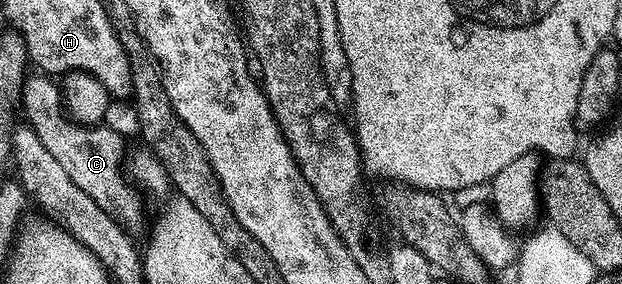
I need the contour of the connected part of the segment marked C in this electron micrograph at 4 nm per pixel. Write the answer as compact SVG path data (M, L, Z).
M26 75L25 84L22 86L19 108L21 112L25 111L24 123L35 130L39 142L43 142L43 146L47 146L51 158L55 158L55 162L59 162L59 166L63 166L67 178L71 178L71 182L75 182L75 186L79 186L79 190L83 190L90 196L108 216L120 222L126 229L133 230L133 227L141 220L141 200L137 197L139 195L138 189L130 183L123 171L123 157L127 152L124 138L113 128L78 124L65 110L63 92L58 81L56 84L53 81L56 79L50 78L48 75L36 75Z

